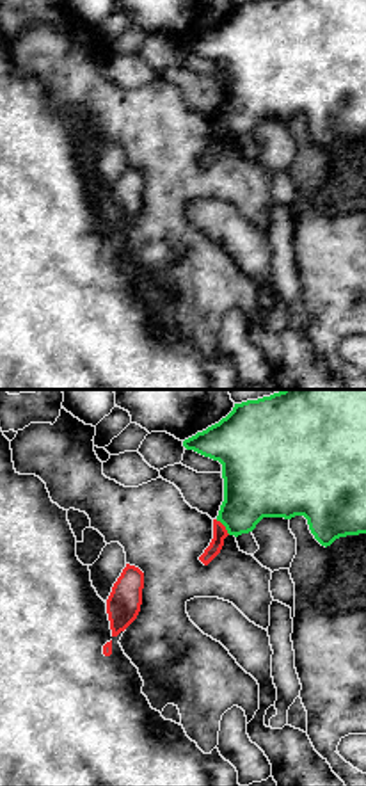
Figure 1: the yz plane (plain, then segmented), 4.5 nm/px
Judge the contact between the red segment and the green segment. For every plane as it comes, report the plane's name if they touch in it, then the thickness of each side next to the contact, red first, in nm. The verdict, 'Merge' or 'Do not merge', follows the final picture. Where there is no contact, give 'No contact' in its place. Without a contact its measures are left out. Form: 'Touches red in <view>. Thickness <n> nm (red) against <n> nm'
Touches red in yz. Thickness 60 nm (red) against 300 nm

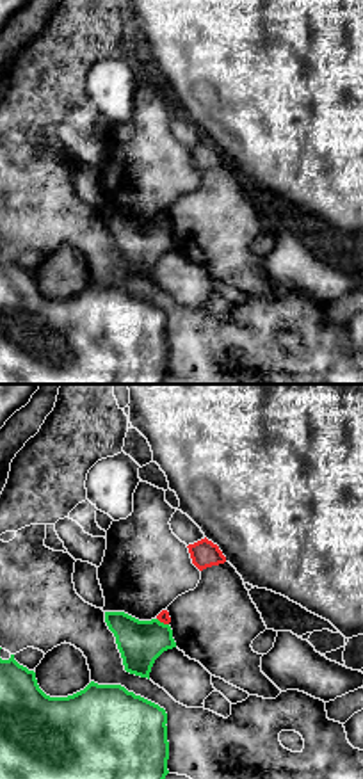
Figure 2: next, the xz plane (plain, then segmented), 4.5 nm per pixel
Touches red in xz. Thickness 50 nm (red) against 200 nm

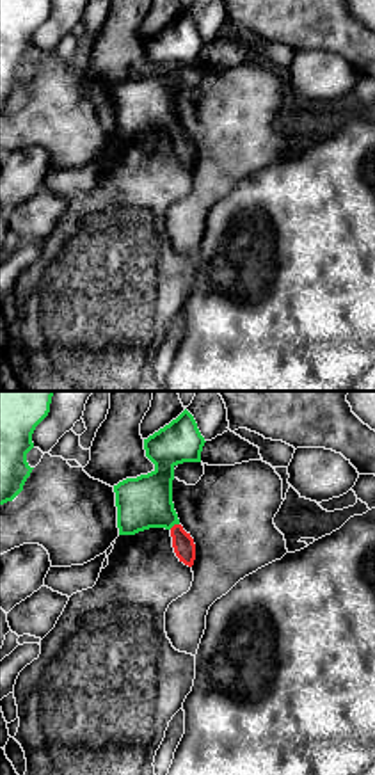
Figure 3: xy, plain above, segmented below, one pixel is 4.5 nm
Touches red in xy. Thickness 100 nm (red) against 240 nm

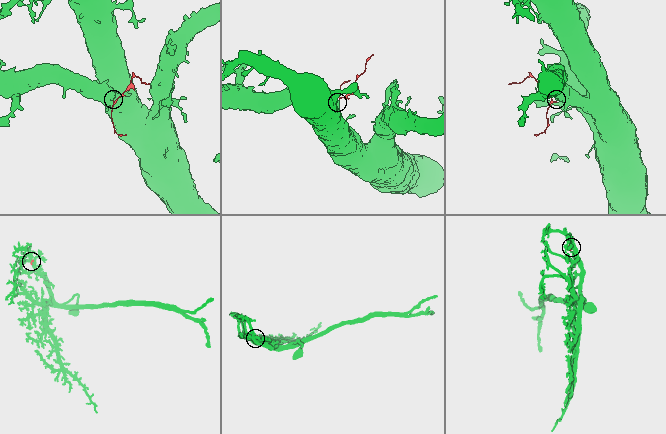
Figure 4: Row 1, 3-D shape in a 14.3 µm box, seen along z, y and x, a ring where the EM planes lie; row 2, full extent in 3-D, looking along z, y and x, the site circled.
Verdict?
Do not merge

